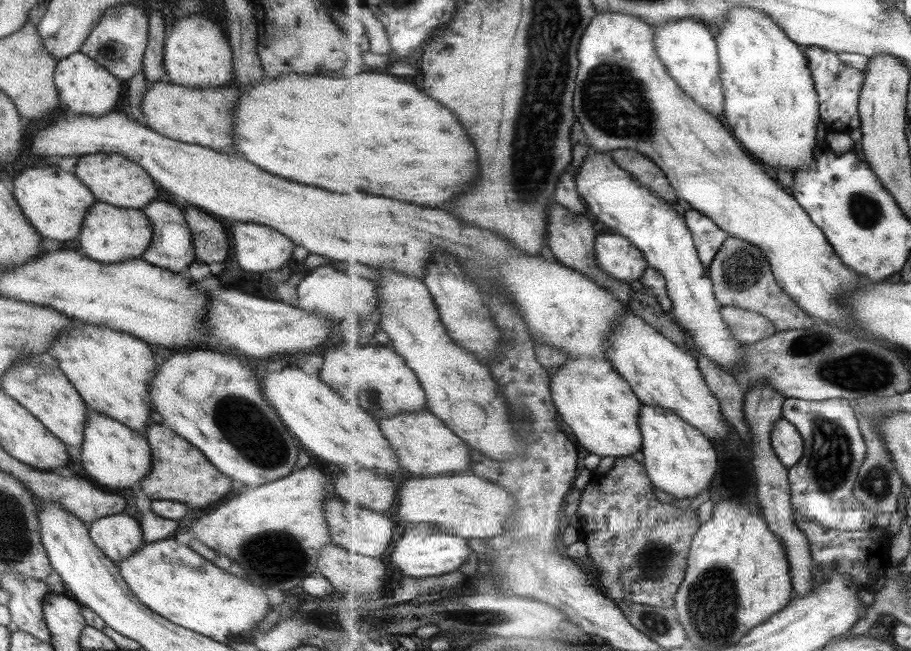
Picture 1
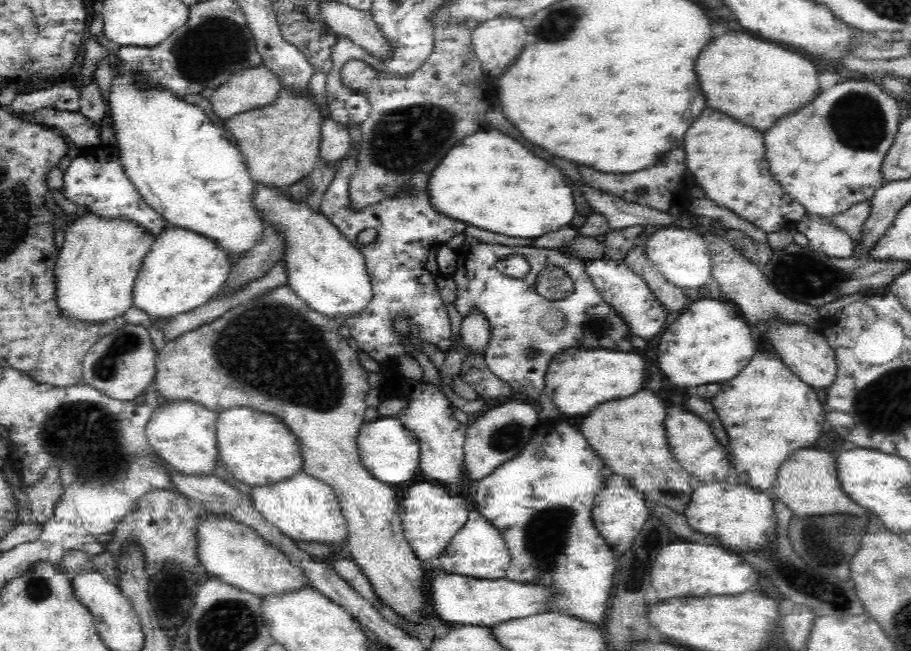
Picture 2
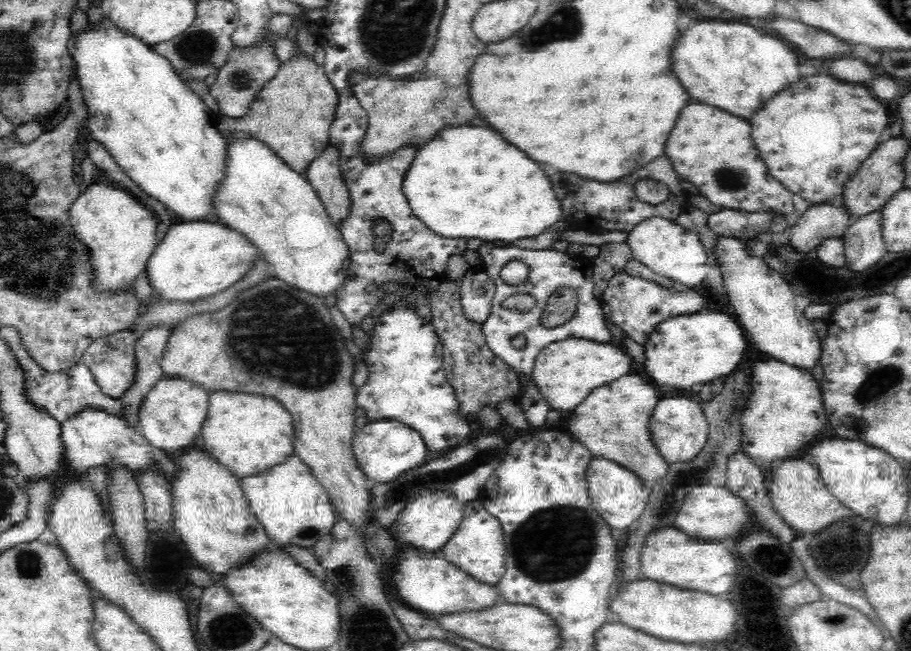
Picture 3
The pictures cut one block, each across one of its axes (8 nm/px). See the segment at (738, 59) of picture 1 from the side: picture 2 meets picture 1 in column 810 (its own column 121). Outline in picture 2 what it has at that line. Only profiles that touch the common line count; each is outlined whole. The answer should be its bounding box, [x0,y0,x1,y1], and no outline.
[104,61,264,255]

